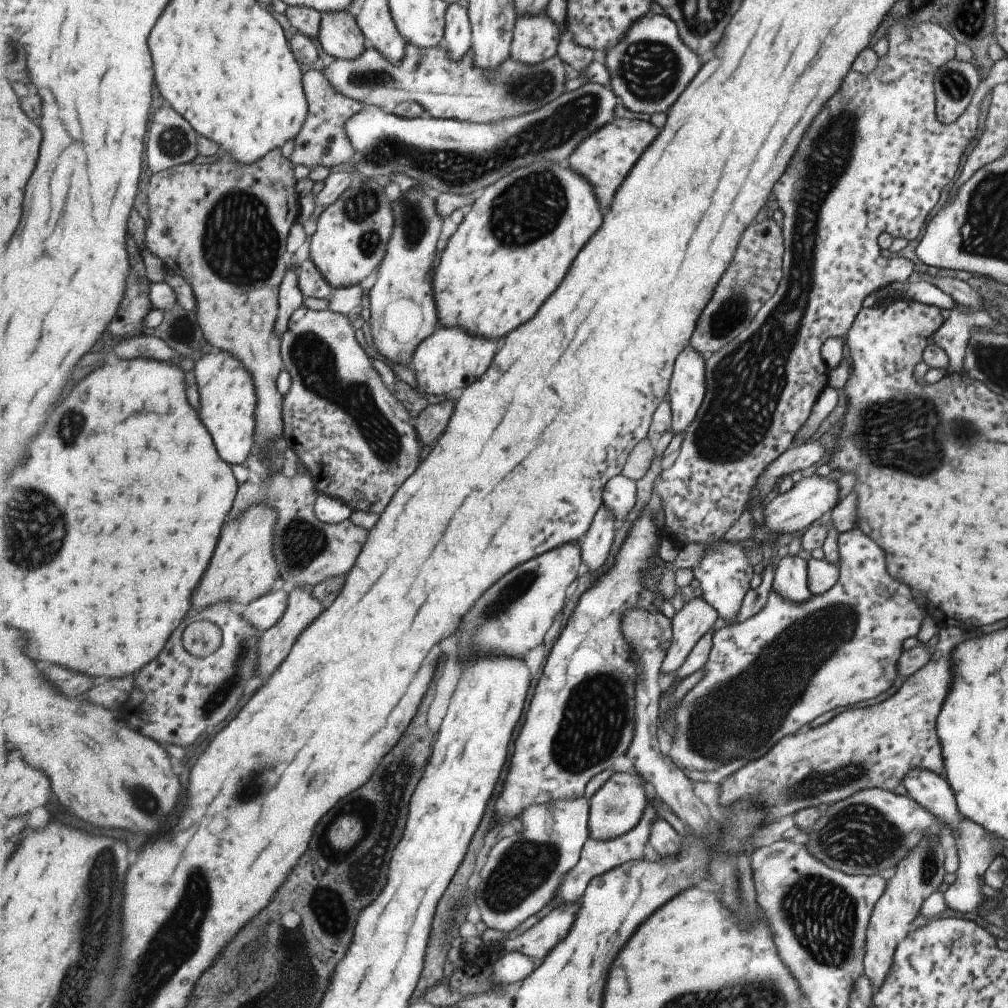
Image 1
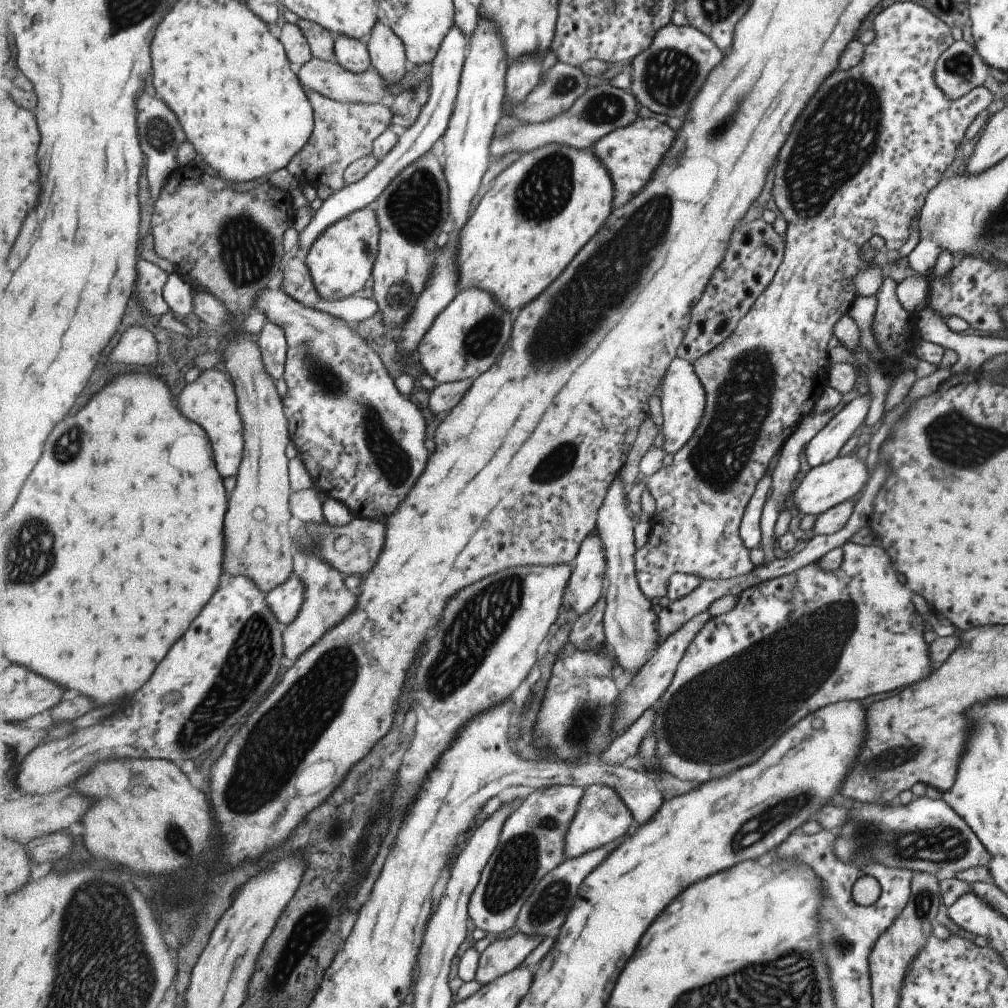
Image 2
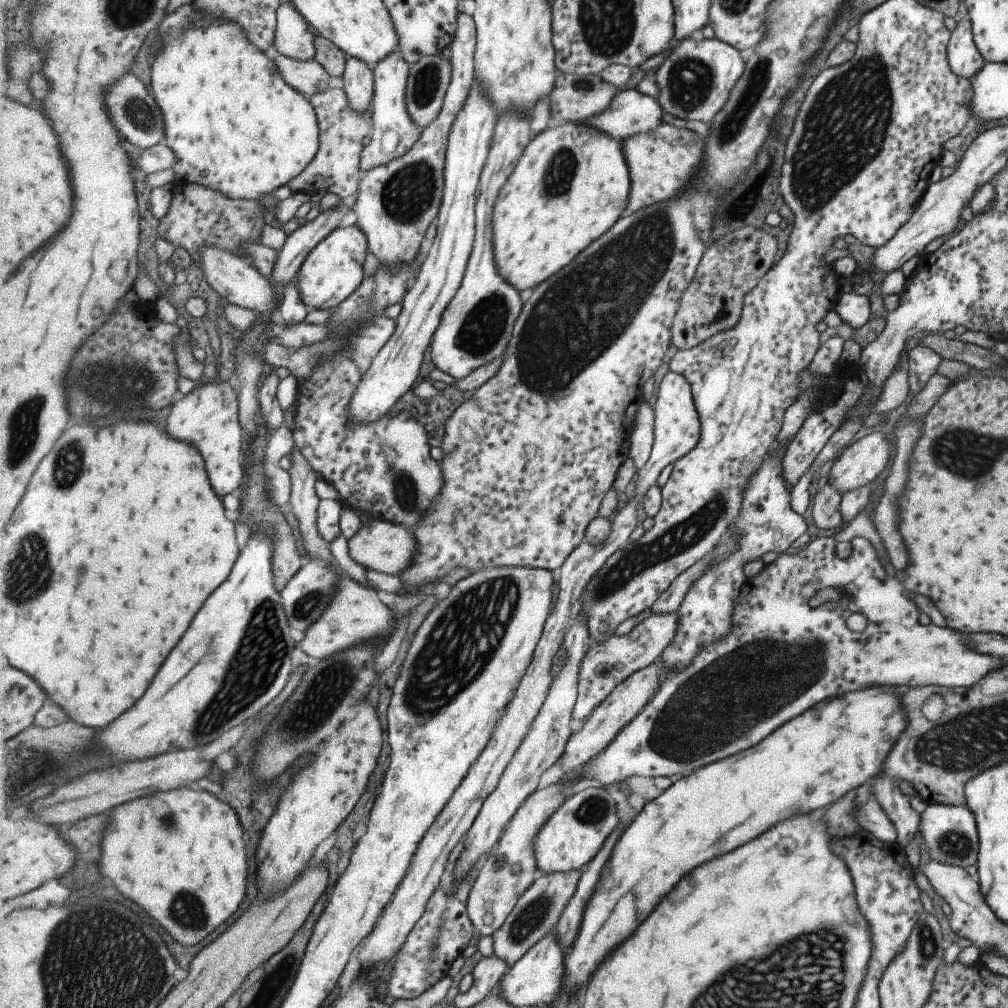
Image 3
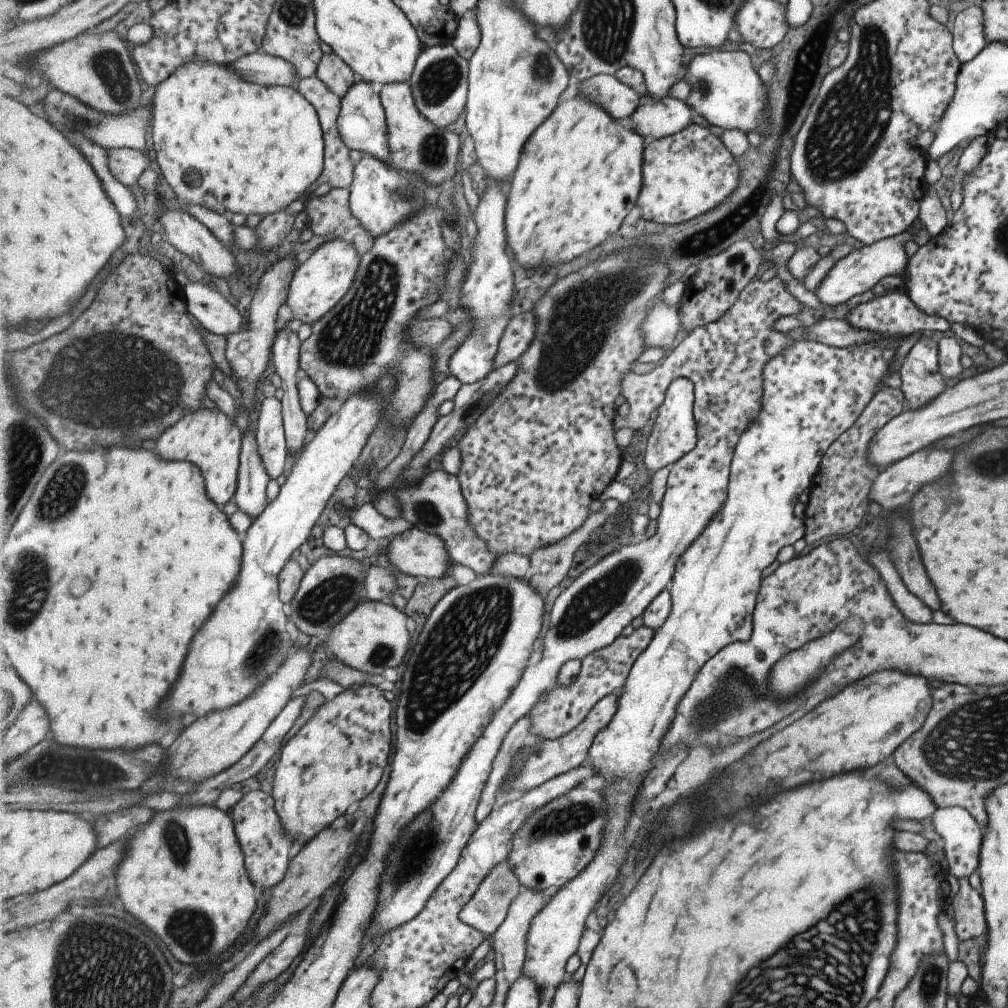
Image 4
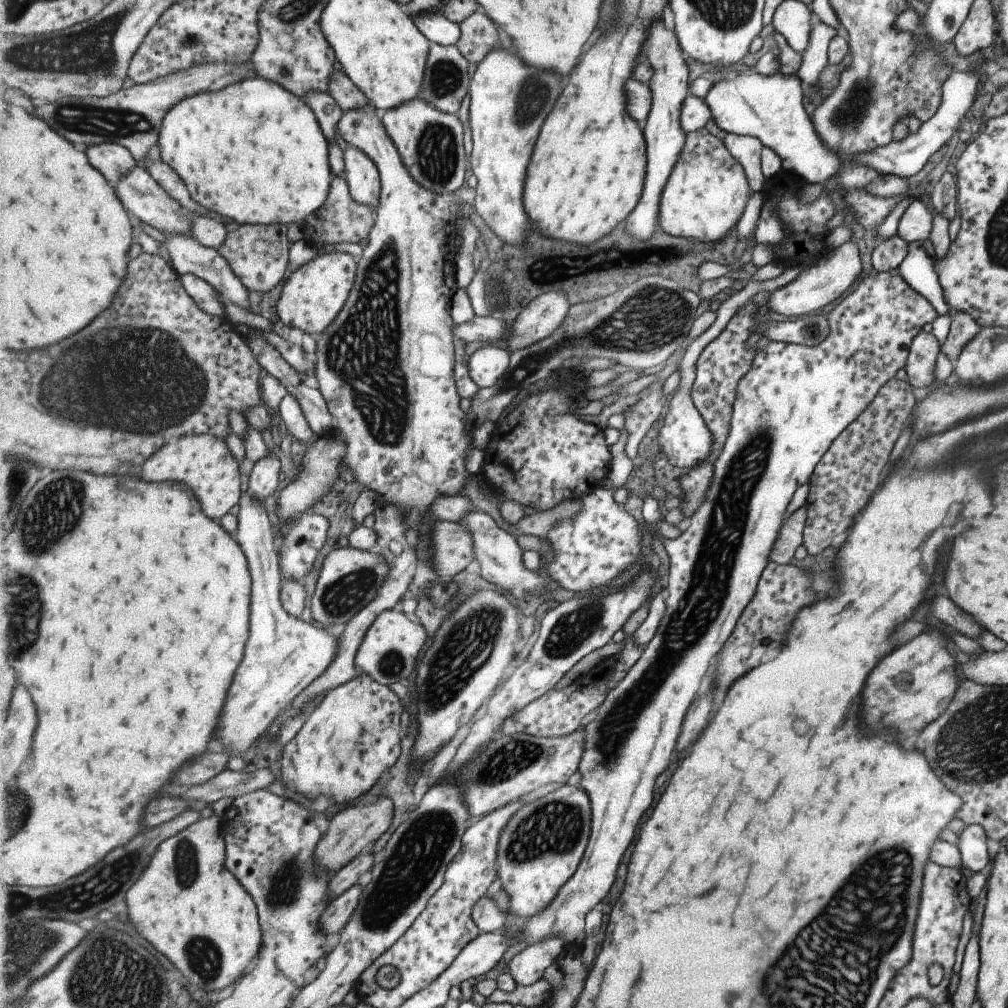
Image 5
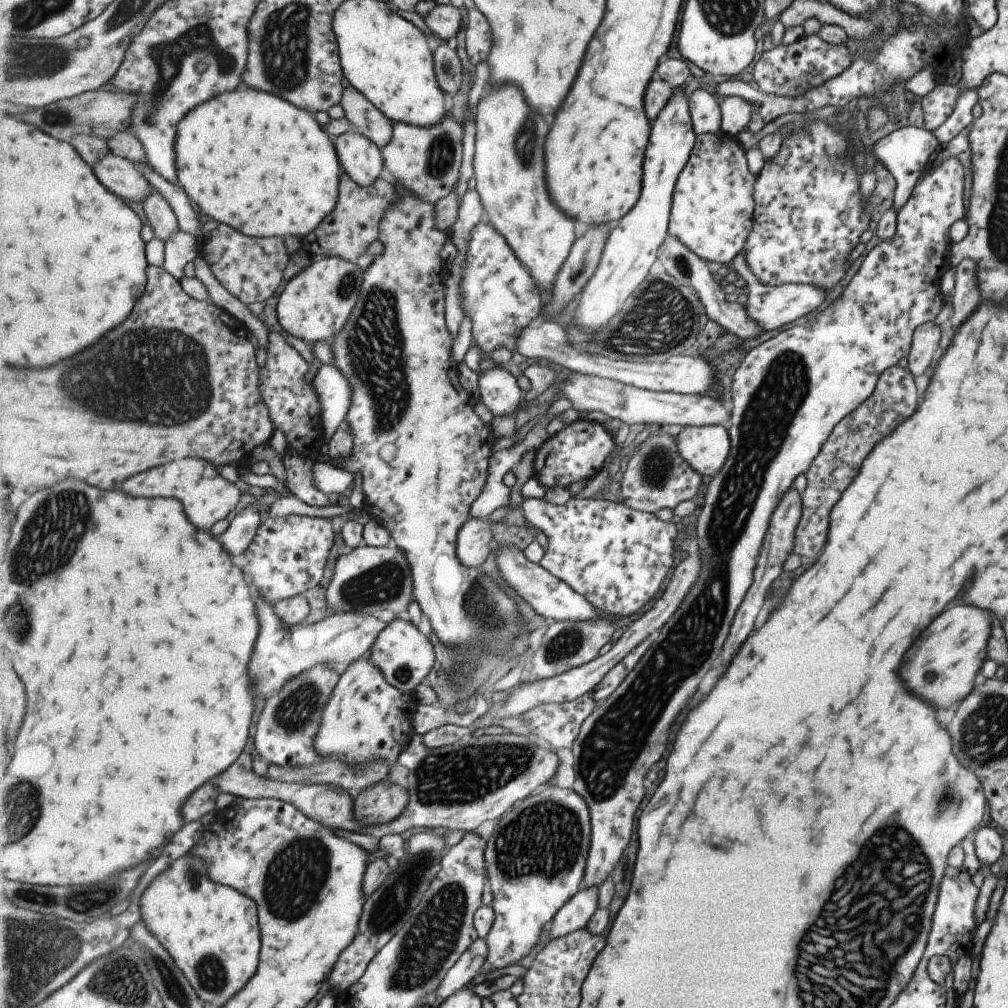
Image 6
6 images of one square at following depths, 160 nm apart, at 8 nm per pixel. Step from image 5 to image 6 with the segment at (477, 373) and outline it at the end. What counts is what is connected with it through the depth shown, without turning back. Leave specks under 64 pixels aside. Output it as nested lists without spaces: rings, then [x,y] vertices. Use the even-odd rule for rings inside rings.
[[[495,365],[481,373],[478,384],[480,400],[493,416],[510,416],[523,405],[521,381],[501,366]]]

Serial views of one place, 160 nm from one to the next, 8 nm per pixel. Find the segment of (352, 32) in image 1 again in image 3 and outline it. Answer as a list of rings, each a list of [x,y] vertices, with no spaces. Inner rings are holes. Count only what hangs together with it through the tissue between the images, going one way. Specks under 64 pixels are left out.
[[[349,55],[342,82],[352,107],[357,109],[358,113],[369,113],[369,104],[375,97],[376,82],[374,69],[368,62]]]

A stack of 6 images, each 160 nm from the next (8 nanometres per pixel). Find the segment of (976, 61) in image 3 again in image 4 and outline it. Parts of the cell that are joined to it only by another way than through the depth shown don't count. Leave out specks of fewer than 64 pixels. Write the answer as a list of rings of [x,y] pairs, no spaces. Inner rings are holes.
[[[973,5],[961,7],[953,20],[952,51],[962,65],[987,44],[982,32],[982,10]]]

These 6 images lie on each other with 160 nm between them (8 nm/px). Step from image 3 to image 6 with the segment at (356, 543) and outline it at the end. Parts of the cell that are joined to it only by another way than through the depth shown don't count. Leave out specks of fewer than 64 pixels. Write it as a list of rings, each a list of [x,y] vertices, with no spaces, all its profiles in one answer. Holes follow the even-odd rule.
[[[471,517],[460,529],[457,557],[464,566],[478,569],[489,558],[495,546],[490,522]]]

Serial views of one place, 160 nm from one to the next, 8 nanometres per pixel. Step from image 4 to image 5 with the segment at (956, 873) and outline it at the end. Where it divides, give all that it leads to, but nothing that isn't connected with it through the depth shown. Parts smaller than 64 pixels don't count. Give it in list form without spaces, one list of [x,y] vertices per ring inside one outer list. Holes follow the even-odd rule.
[[[968,824],[957,836],[956,847],[960,854],[959,870],[979,872],[985,864],[989,864],[989,854],[985,845],[987,838],[981,826]]]

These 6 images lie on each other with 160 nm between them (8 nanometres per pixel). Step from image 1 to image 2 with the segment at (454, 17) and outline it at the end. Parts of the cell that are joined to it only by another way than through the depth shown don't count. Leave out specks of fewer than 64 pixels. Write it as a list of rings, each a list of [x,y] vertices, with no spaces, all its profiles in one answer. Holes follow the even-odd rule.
[[[453,25],[453,28],[441,43],[435,60],[432,62],[430,97],[427,104],[423,107],[417,122],[406,130],[385,158],[376,164],[376,168],[371,173],[367,174],[359,182],[349,184],[340,191],[336,191],[333,196],[330,196],[323,202],[322,206],[316,211],[315,216],[311,218],[309,224],[300,233],[299,249],[308,248],[310,250],[312,244],[322,235],[322,232],[325,232],[329,226],[334,225],[334,222],[341,220],[344,216],[356,210],[369,207],[369,204],[375,202],[405,168],[413,164],[418,158],[421,158],[423,154],[427,154],[435,146],[435,142],[441,136],[444,136],[450,125],[449,118],[452,118],[451,115],[453,116],[454,114],[460,91],[462,72],[469,49],[470,40],[468,39],[468,34],[459,25]]]

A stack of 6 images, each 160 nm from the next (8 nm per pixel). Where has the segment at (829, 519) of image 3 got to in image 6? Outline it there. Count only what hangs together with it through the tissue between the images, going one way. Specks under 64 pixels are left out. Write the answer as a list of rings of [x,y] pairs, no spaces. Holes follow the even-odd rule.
[[[894,365],[881,372],[869,398],[865,398],[860,406],[855,406],[853,412],[849,412],[833,426],[827,441],[821,446],[820,453],[816,455],[809,469],[805,470],[807,482],[800,495],[801,512],[797,528],[793,532],[791,554],[799,554],[803,558],[817,556],[817,552],[825,544],[829,512],[833,509],[833,504],[839,500],[841,492],[857,475],[863,458],[873,450],[875,442],[885,438],[889,430],[893,430],[905,418],[909,418],[909,414],[915,408],[917,408],[917,390],[914,378],[907,369]]]

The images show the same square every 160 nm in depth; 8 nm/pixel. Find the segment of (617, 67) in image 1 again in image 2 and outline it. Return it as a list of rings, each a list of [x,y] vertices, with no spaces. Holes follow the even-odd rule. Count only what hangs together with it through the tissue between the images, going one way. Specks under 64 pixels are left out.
[[[665,25],[655,41],[631,62],[631,91],[639,104],[657,114],[684,118],[709,73],[723,60],[722,51],[703,31],[691,25]]]

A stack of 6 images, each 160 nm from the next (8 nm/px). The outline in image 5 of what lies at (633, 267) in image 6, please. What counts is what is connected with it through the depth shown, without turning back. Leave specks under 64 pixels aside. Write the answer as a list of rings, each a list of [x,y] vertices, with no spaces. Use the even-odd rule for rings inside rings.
[[[663,18],[653,28],[653,38],[649,38],[649,46],[645,46],[645,58],[651,66],[655,66],[653,68],[655,76],[650,84],[653,88],[653,108],[644,132],[648,146],[648,173],[641,200],[626,220],[628,233],[642,241],[647,240],[659,229],[658,206],[661,202],[661,195],[669,176],[671,176],[672,168],[686,146],[687,133],[681,126],[681,114],[683,114],[685,99],[691,94],[687,55],[677,40],[677,34],[665,26]]]

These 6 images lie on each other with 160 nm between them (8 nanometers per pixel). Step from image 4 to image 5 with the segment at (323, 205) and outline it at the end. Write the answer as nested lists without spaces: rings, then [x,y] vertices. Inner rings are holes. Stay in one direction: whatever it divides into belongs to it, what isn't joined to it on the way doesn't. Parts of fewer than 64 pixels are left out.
[[[334,177],[332,190],[323,208],[306,217],[303,227],[303,238],[316,246],[319,255],[322,255],[327,244],[337,244],[337,242],[361,242],[363,238],[370,236],[371,229],[376,220],[376,211],[367,205],[360,205],[354,201],[348,182],[345,177]]]

